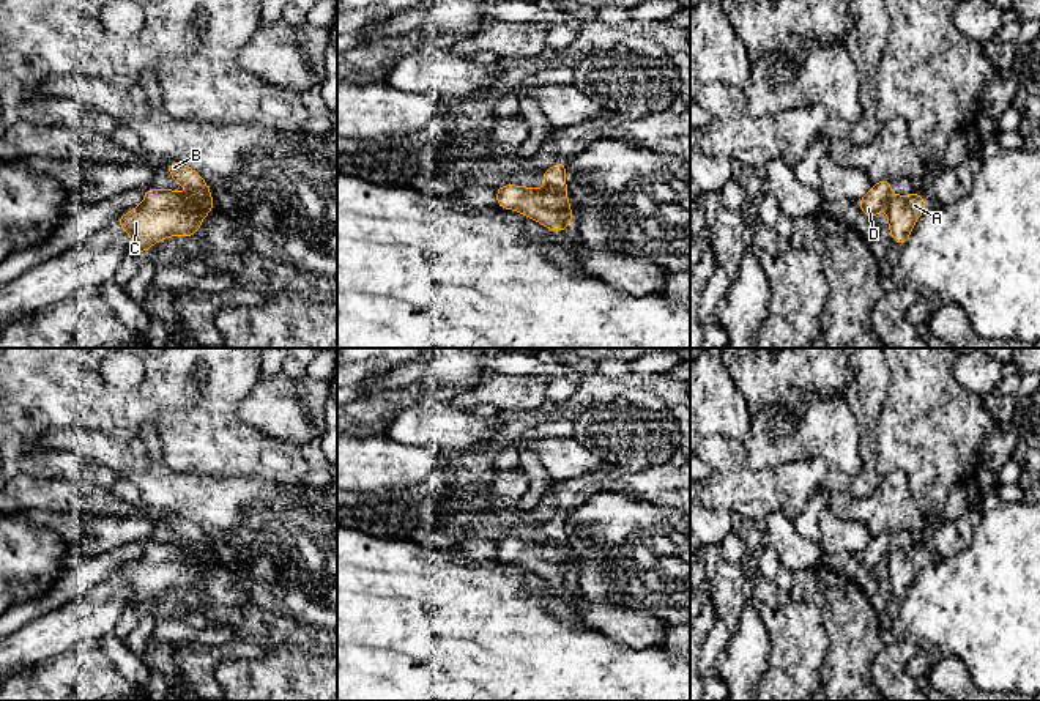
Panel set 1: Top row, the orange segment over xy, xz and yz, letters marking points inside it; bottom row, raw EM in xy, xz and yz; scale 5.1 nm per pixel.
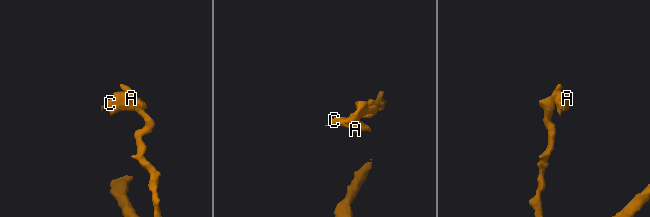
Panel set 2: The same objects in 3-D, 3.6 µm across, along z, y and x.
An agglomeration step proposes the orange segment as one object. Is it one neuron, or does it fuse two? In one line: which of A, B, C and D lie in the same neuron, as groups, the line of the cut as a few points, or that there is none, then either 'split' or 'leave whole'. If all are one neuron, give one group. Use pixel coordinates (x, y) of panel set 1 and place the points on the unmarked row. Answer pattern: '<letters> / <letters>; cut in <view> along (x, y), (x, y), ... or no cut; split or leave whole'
A C / B D; cut in xy along (194, 547), (211, 556); split

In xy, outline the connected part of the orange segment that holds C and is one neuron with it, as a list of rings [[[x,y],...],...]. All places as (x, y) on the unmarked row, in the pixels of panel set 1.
[[[150,540],[143,554],[115,575],[132,589],[131,602],[145,608],[153,597],[167,589],[195,592],[194,588],[208,564],[216,564],[214,558],[195,548]]]

